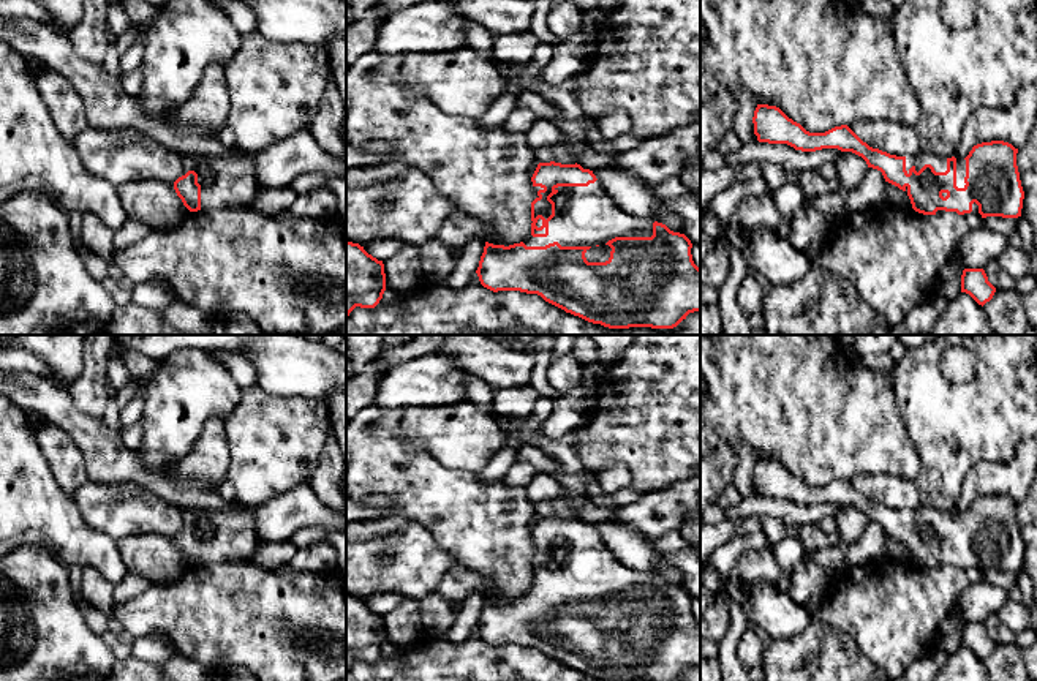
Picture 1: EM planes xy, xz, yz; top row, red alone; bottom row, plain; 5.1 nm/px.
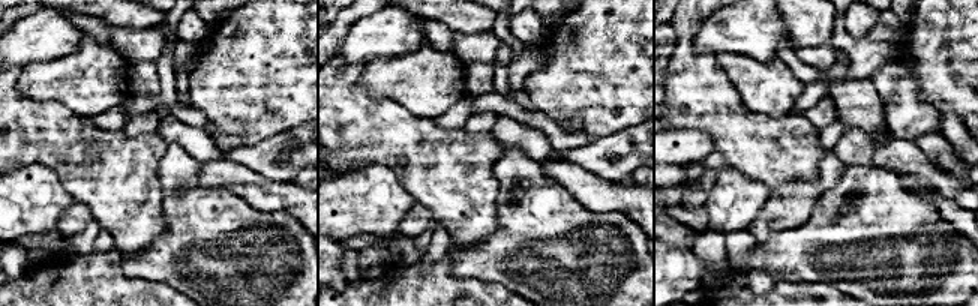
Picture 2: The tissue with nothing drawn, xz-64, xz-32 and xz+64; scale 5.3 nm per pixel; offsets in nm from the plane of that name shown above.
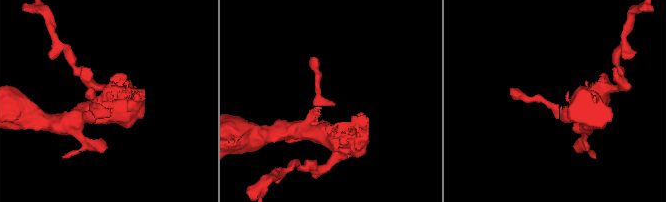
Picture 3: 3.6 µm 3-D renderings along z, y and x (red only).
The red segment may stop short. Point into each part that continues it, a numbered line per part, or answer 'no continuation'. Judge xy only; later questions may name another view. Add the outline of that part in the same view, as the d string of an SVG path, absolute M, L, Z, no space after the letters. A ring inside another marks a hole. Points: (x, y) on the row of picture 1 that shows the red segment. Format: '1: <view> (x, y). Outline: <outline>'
1: xy (225, 182). Outline: M247 152L232 156L185 155L182 175L188 171L198 174L201 210L253 207L261 190L255 161Z

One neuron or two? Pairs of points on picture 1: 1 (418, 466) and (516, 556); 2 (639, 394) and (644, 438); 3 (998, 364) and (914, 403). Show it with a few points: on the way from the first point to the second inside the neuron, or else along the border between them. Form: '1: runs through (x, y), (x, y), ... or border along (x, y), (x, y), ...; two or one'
1: runs through (441, 490), (492, 536); one
2: runs through (642, 405), (644, 427); one
3: runs through (979, 384), (960, 403), (935, 403); one

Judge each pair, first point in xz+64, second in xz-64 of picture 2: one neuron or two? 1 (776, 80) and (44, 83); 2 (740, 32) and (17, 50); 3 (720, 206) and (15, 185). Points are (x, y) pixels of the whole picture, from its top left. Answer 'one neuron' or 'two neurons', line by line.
1: one neuron
2: one neuron
3: one neuron

